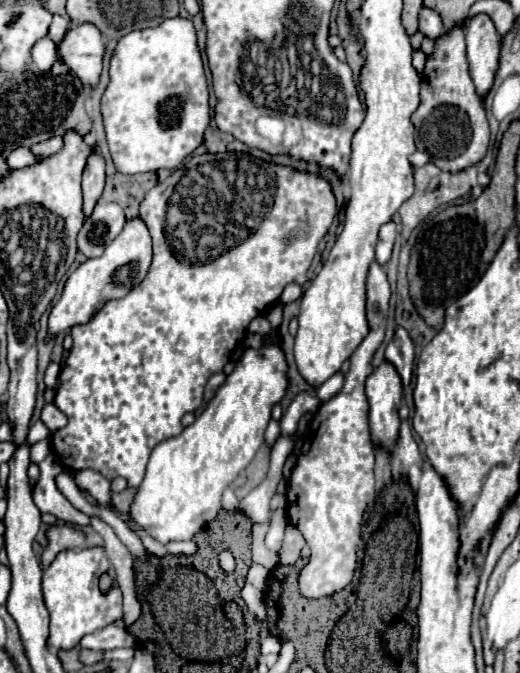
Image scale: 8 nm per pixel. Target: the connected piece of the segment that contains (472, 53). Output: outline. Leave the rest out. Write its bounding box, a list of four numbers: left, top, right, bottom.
[466,14,500,96]

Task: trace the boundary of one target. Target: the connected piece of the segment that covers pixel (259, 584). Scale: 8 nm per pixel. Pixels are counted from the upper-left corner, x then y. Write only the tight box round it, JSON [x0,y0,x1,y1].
[246,563,269,589]

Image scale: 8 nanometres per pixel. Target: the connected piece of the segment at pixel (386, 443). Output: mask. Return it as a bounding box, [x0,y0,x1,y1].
[366,360,402,450]

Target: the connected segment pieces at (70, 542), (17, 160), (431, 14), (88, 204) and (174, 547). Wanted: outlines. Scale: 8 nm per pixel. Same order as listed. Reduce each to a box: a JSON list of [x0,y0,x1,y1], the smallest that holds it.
[[42,522,86,568],[6,148,40,168],[418,6,444,40],[82,148,104,218],[166,542,196,554]]

